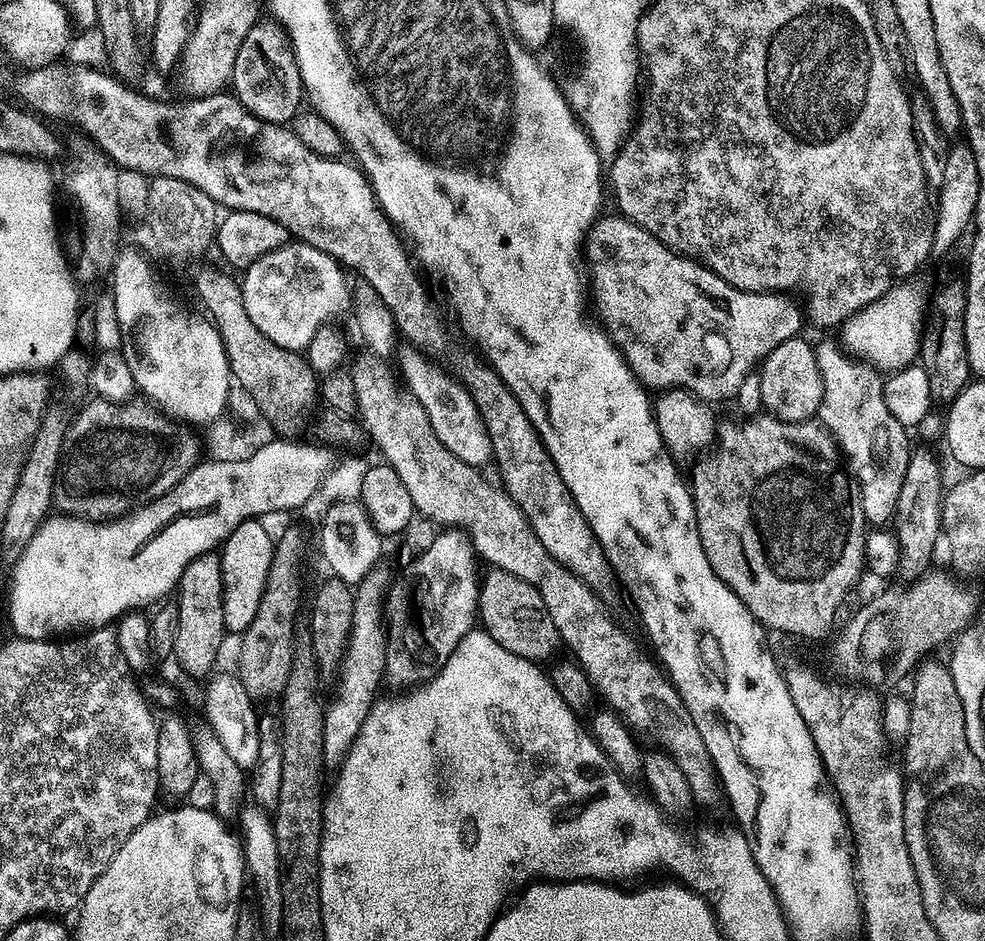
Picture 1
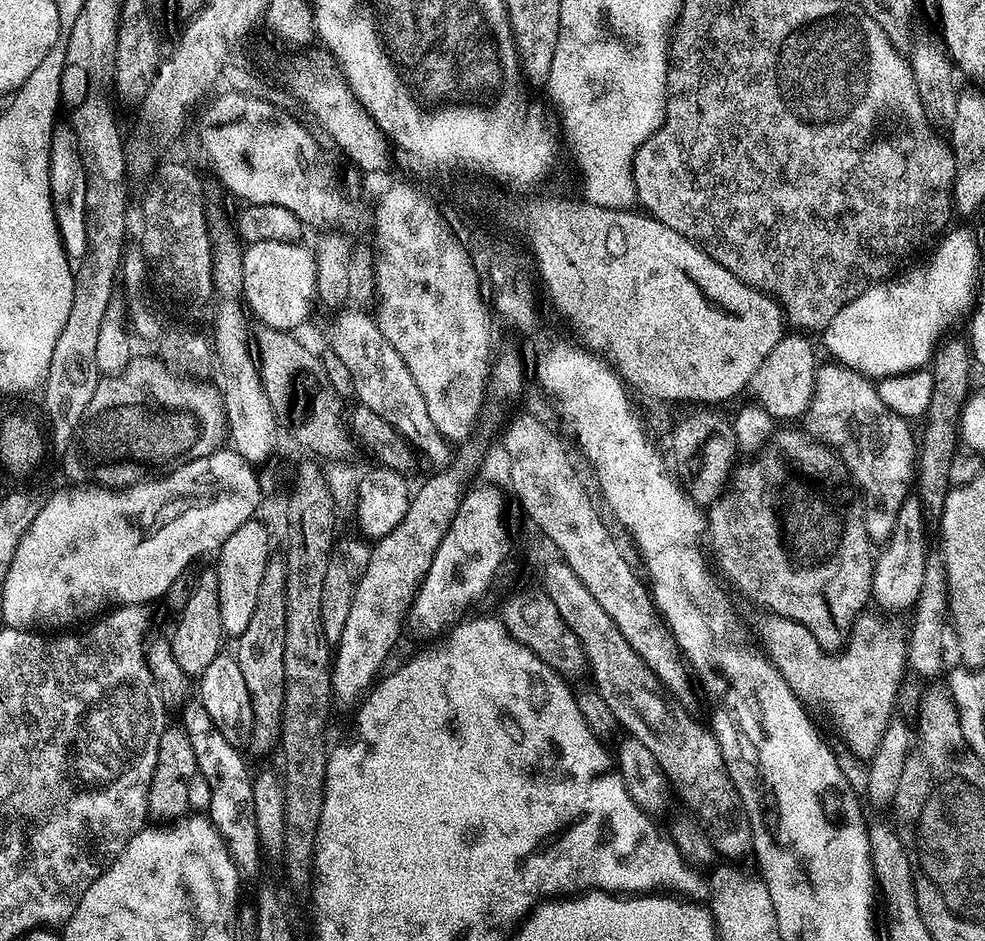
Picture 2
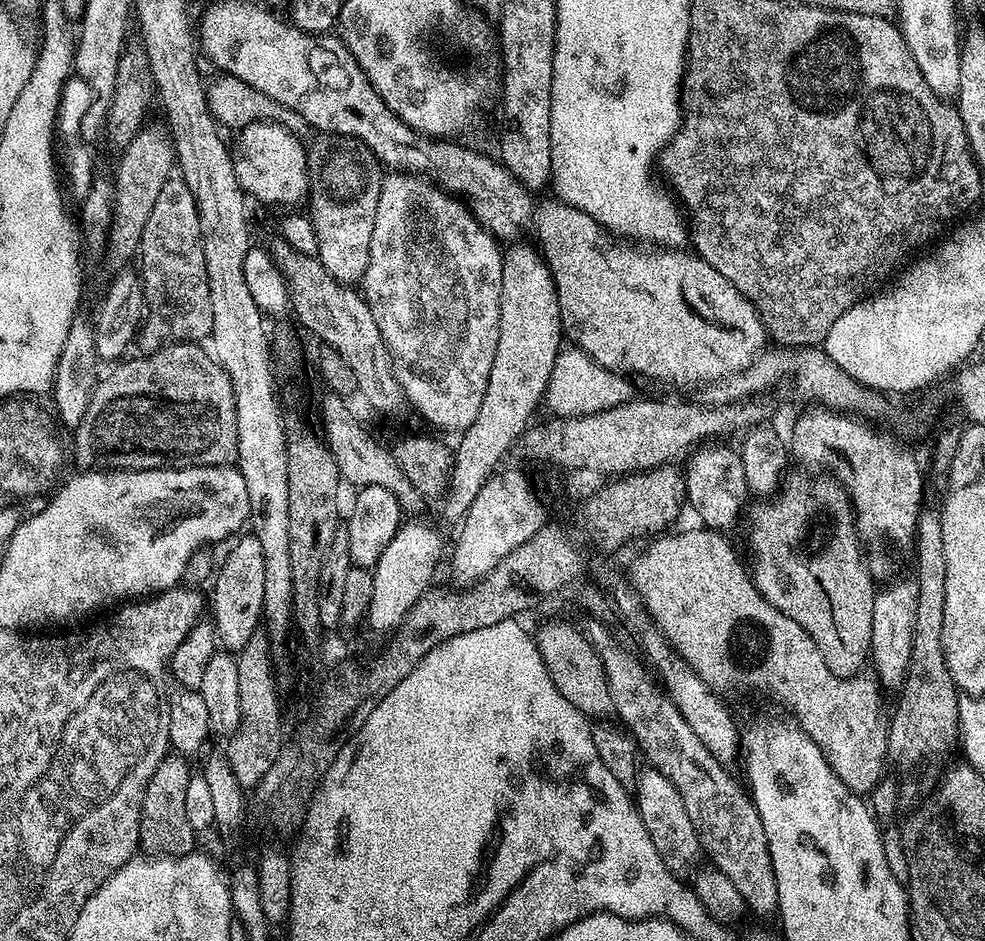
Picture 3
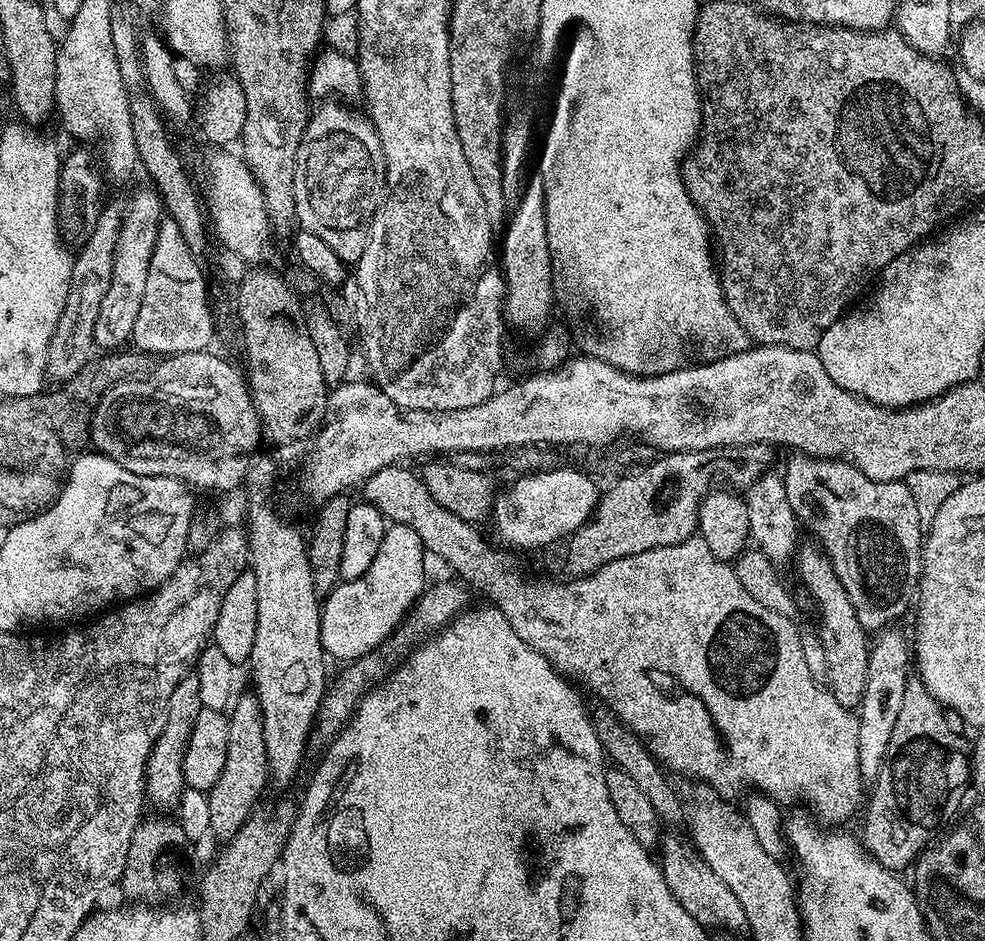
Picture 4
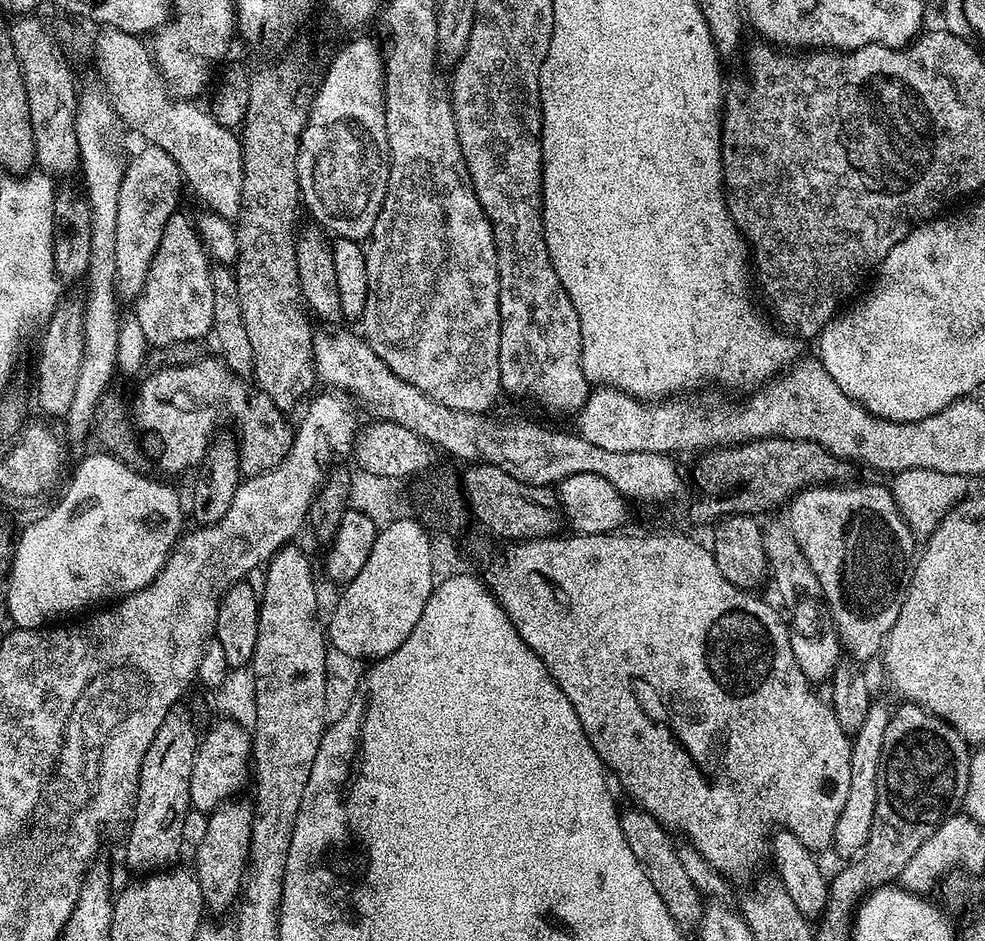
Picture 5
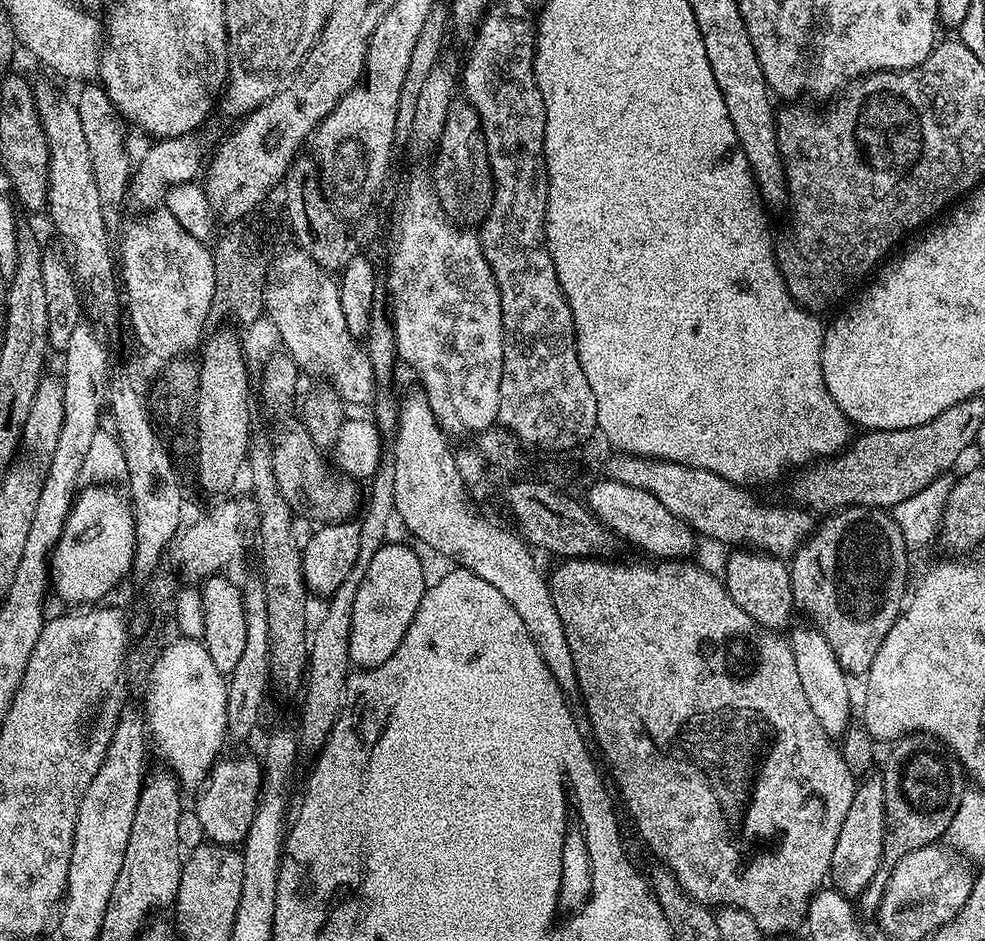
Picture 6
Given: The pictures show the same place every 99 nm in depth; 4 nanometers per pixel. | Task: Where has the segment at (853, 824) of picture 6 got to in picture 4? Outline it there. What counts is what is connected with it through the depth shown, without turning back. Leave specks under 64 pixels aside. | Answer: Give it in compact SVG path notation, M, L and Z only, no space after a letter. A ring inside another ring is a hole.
M888 626L883 629L875 638L876 641L871 641L870 651L868 653L868 677L866 678L866 690L862 694L862 698L860 699L860 706L858 709L858 762L861 764L861 774L864 778L872 778L875 777L876 771L880 768L880 763L882 762L882 758L886 754L886 742L890 742L890 734L894 732L894 722L898 719L898 710L902 710L902 706L904 705L904 695L906 694L906 690L908 689L908 685L910 683L910 677L908 677L908 660L910 664L910 644L904 641L904 636L900 632L895 632L895 627Z

